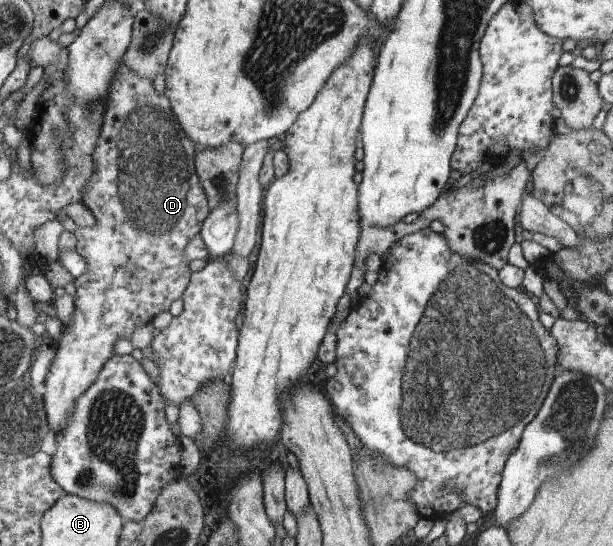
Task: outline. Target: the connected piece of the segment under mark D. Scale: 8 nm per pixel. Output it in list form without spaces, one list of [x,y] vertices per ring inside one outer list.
[[[121,62],[106,109],[104,127],[93,156],[97,172],[85,186],[82,201],[95,215],[97,224],[75,232],[79,240],[76,250],[87,260],[89,270],[75,280],[75,312],[71,322],[63,327],[57,356],[40,390],[49,411],[50,423],[57,434],[59,429],[69,424],[69,414],[77,400],[93,386],[103,367],[116,354],[117,343],[131,340],[135,332],[151,323],[155,316],[169,312],[173,302],[184,300],[193,272],[189,270],[189,260],[185,260],[183,254],[189,240],[202,236],[204,222],[212,211],[209,193],[205,192],[205,184],[197,172],[199,147],[185,136],[169,96],[155,90],[153,80],[139,76]]]

